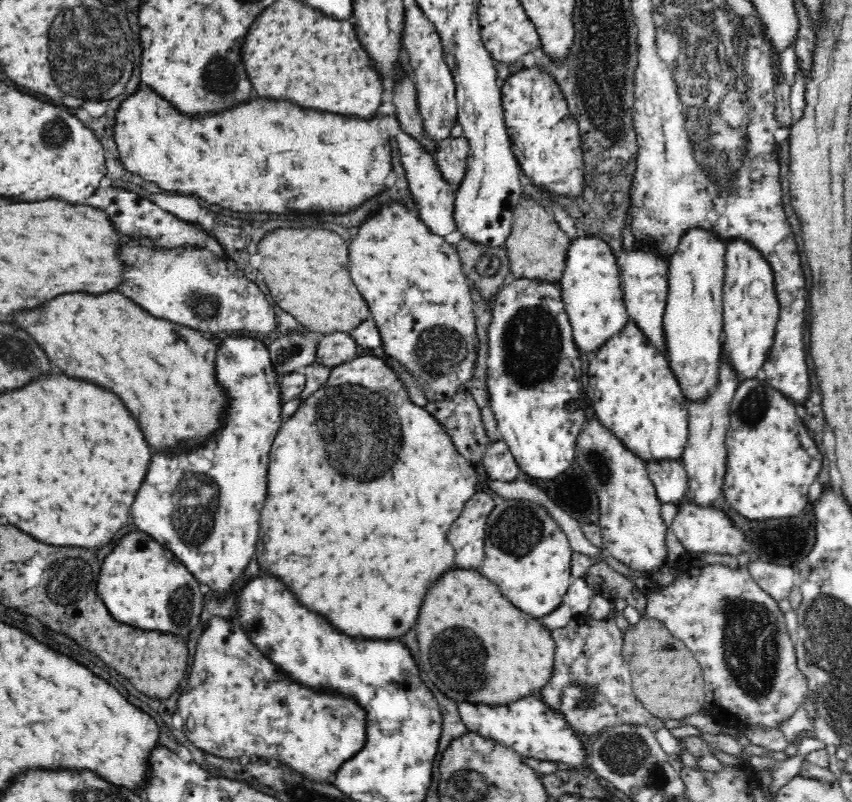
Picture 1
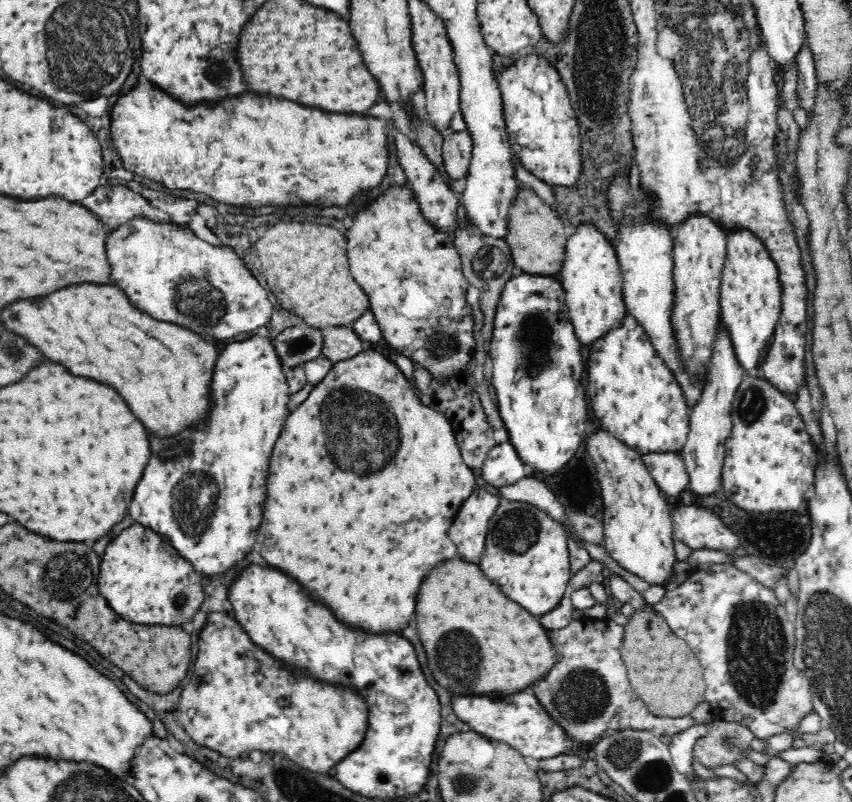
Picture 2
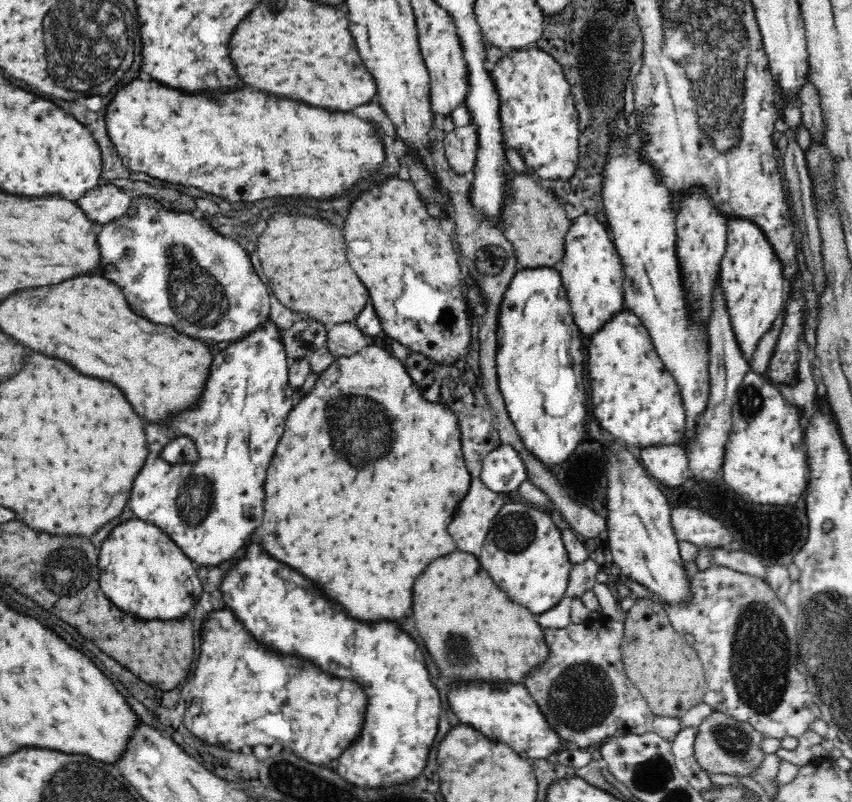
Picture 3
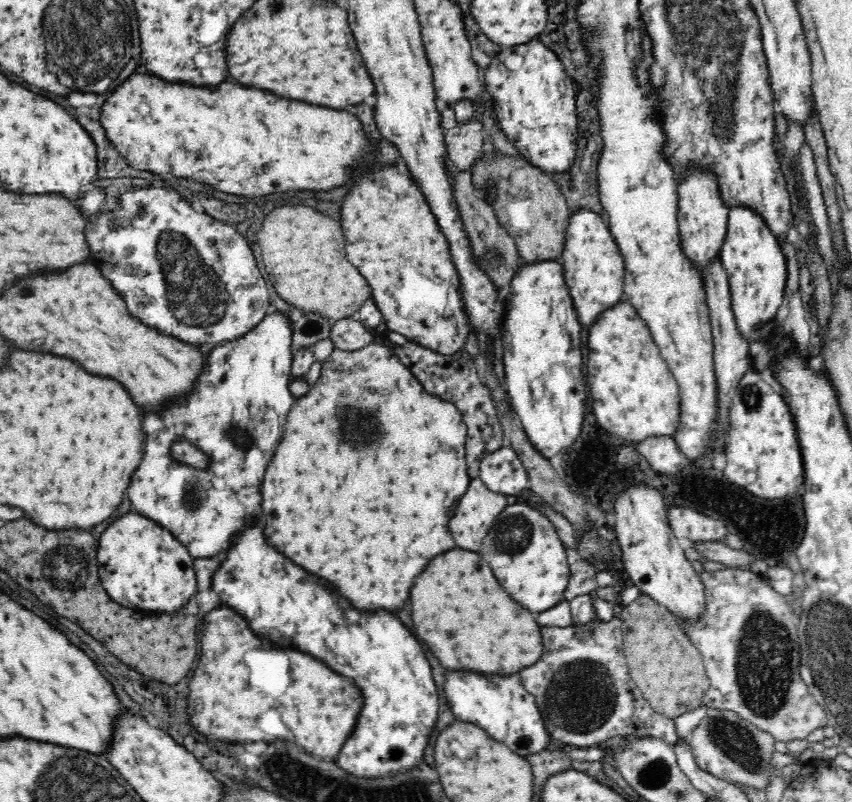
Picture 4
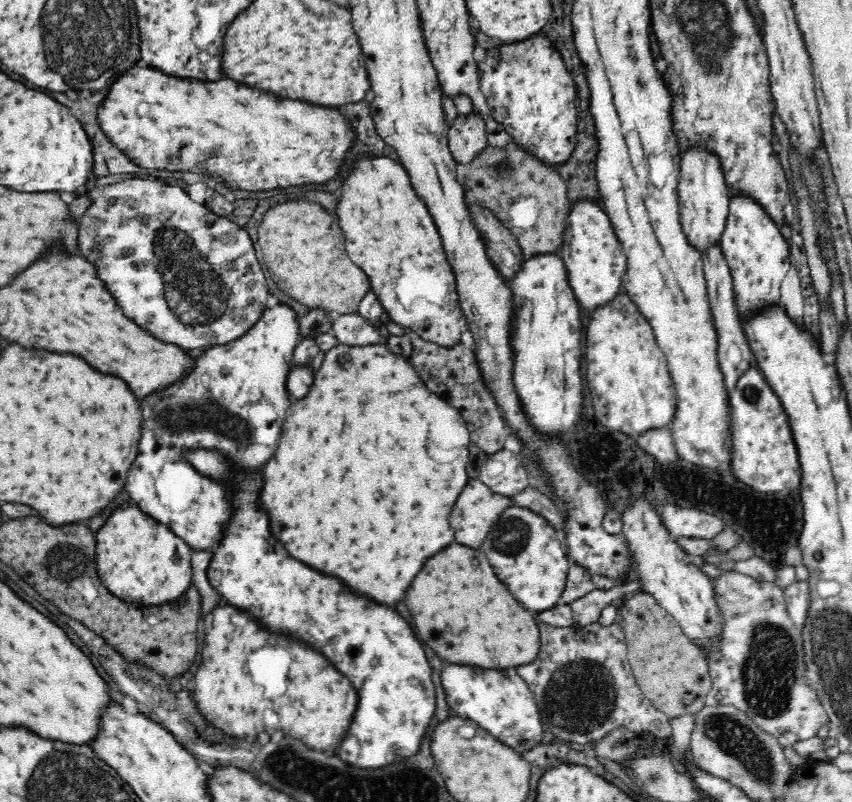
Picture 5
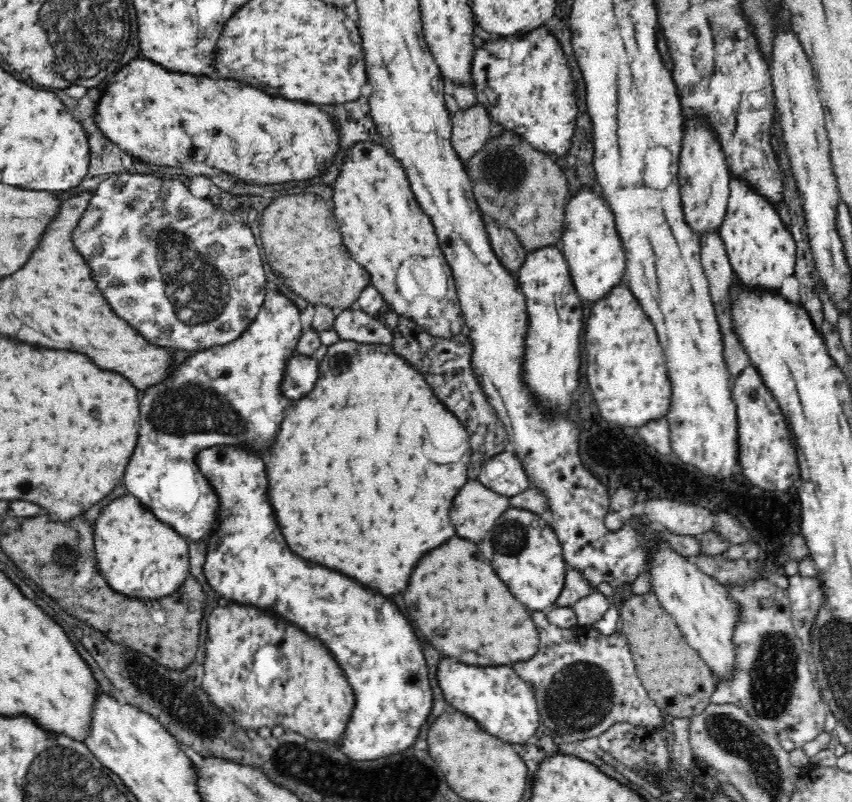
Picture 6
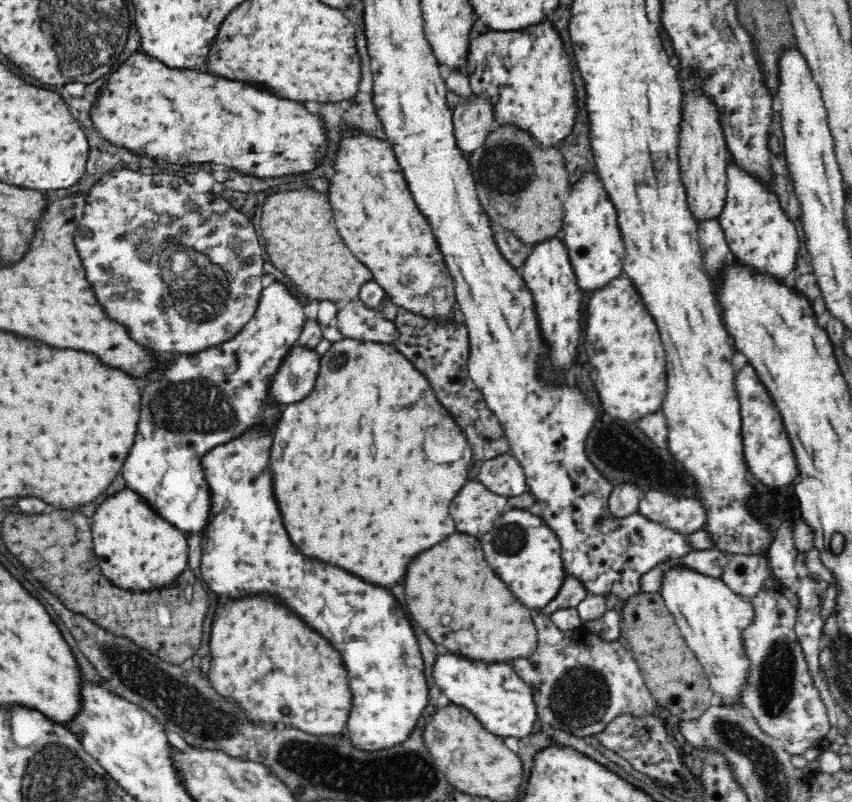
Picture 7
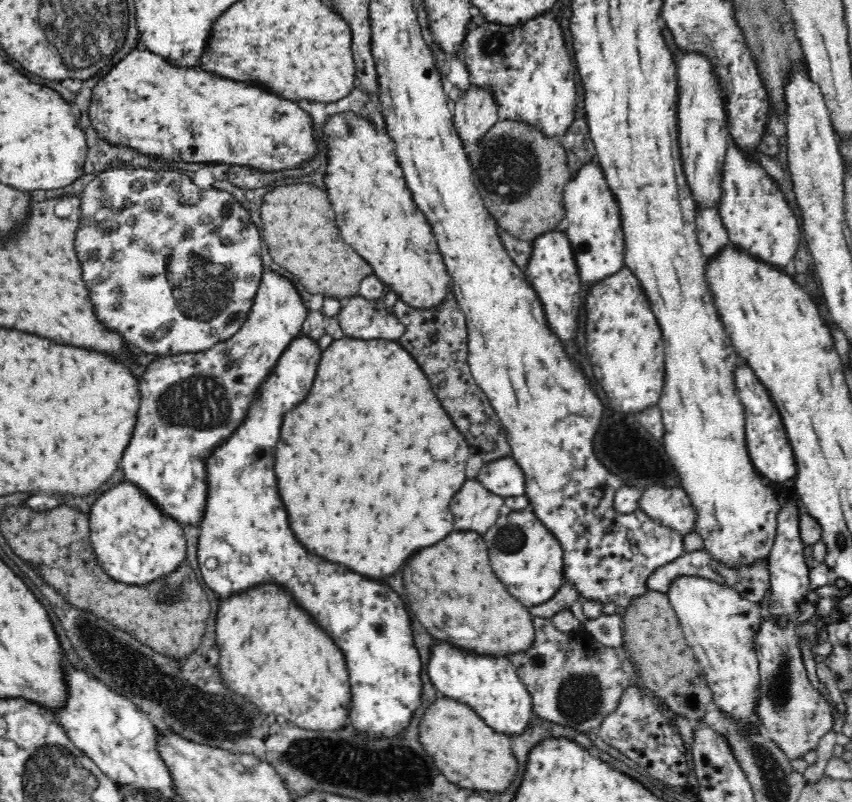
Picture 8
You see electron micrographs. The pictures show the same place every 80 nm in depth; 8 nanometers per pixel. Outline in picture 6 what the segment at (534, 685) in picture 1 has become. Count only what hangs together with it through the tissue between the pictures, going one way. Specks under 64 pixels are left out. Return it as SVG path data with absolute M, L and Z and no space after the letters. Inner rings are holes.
M454 536L426 552L410 574L404 598L418 628L446 656L480 666L498 666L528 660L539 650L532 614L510 594L492 566L482 562L478 544L468 538Z

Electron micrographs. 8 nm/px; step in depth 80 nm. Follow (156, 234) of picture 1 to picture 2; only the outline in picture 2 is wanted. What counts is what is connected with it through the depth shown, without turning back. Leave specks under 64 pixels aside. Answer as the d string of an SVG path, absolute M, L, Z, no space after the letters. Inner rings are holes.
M126 185L97 186L82 202L102 224L116 226L136 215L150 215L154 221L169 221L169 216L151 205L139 193L134 193Z

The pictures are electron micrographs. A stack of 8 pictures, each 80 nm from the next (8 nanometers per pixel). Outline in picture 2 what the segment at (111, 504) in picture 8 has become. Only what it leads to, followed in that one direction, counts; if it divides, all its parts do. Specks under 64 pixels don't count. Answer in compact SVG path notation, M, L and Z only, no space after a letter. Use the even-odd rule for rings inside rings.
M132 524L125 528L108 542L101 560L100 593L118 615L134 623L187 626L204 600L201 574L152 527Z

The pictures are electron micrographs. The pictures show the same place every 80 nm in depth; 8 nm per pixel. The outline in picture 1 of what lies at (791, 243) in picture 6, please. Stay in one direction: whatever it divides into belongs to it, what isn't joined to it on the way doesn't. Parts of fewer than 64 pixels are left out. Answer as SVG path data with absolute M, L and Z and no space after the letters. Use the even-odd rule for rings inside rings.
M745 238L726 241L723 284L723 349L738 378L760 377L761 368L775 337L780 303L772 265L754 243Z

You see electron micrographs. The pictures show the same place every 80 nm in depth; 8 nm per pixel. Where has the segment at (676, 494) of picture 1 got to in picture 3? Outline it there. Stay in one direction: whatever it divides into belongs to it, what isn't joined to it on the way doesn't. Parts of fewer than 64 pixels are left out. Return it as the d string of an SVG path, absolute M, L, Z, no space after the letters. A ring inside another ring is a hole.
M651 444L637 450L646 472L668 487L678 487L690 474L688 455L683 445Z

